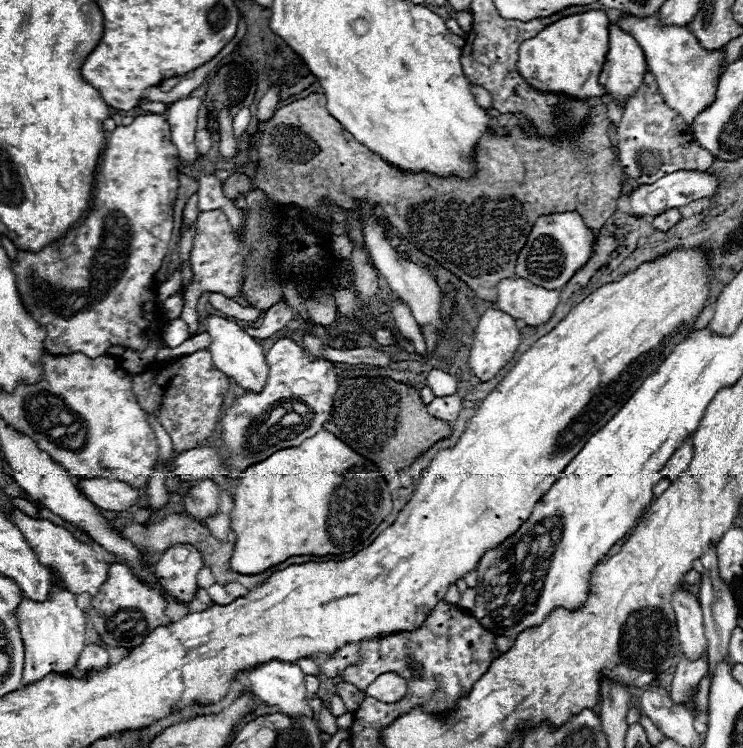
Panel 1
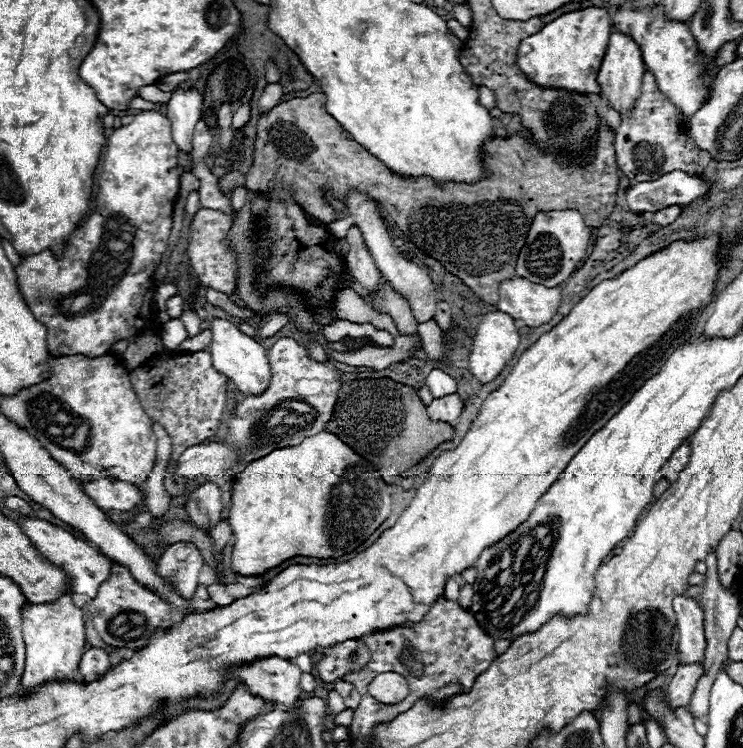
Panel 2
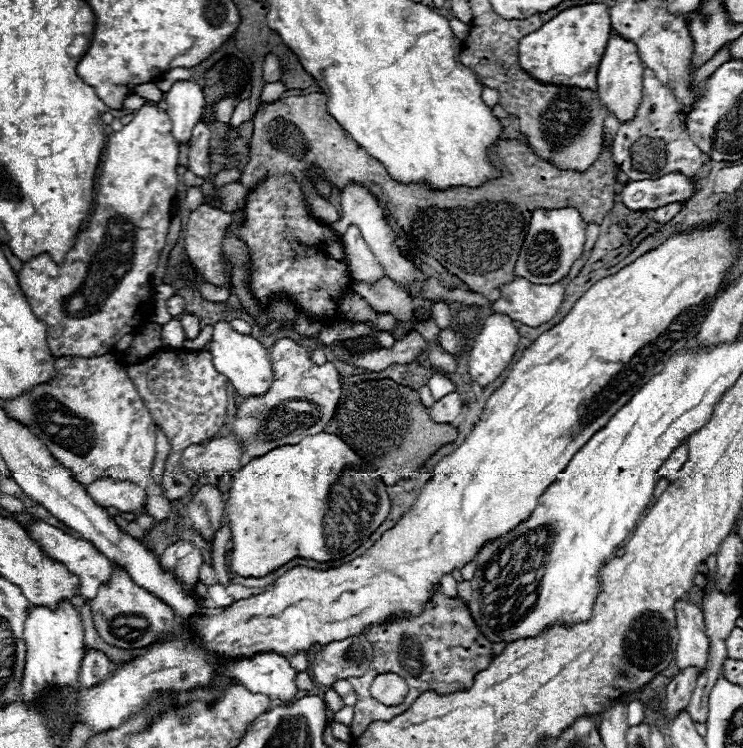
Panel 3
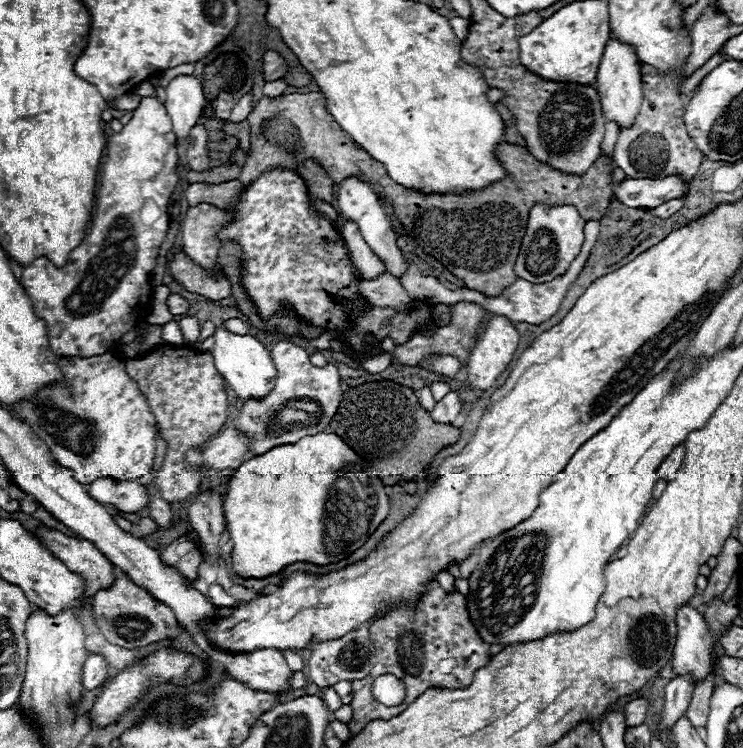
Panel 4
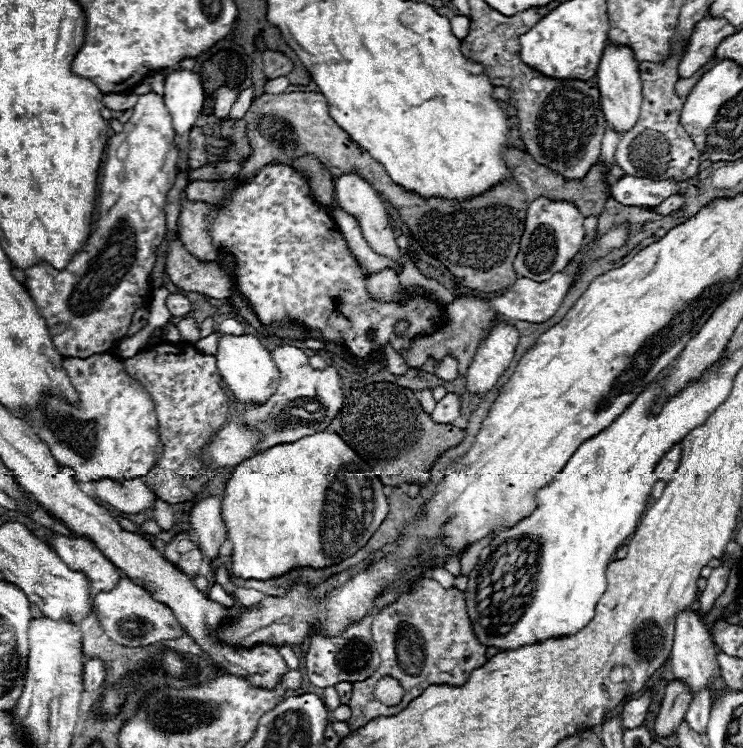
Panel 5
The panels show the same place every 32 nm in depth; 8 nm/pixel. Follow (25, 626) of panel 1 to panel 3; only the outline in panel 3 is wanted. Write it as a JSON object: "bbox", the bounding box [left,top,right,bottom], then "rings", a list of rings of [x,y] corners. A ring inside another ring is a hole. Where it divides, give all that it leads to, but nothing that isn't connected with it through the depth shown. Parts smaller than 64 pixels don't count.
{"bbox":[22,600,86,704],"rings":[[[62,600],[56,610],[50,610],[48,606],[30,608],[24,620],[24,640],[28,656],[22,678],[22,700],[26,704],[32,702],[46,688],[80,686],[80,664],[86,654],[84,626],[80,610],[76,610],[70,600]]]}

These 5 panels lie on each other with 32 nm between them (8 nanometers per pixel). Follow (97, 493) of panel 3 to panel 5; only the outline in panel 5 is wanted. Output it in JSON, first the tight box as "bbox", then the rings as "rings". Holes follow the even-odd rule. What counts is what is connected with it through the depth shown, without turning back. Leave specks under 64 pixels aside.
{"bbox":[94,480,154,514],"rings":[[[98,480],[94,482],[94,496],[128,514],[138,514],[154,504],[154,494],[142,480]]]}

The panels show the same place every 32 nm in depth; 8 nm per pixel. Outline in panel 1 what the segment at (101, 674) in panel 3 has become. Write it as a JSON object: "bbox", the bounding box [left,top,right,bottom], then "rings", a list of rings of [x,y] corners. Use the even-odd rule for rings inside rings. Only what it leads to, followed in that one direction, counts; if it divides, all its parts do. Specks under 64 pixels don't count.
{"bbox":[76,644,108,672],"rings":[[[86,644],[78,656],[76,668],[80,672],[86,672],[92,668],[102,670],[104,666],[108,666],[108,650],[104,646],[98,646],[98,644]]]}

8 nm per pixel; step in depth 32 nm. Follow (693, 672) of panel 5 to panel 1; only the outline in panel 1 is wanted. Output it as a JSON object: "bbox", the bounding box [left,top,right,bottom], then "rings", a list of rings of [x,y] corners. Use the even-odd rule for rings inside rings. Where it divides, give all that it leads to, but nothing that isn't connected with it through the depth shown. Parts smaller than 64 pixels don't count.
{"bbox":[672,588,706,658],"rings":[[[678,588],[672,592],[672,610],[676,614],[676,628],[682,652],[686,658],[698,658],[706,648],[704,636],[704,622],[702,622],[702,608],[692,592],[686,588]]]}

